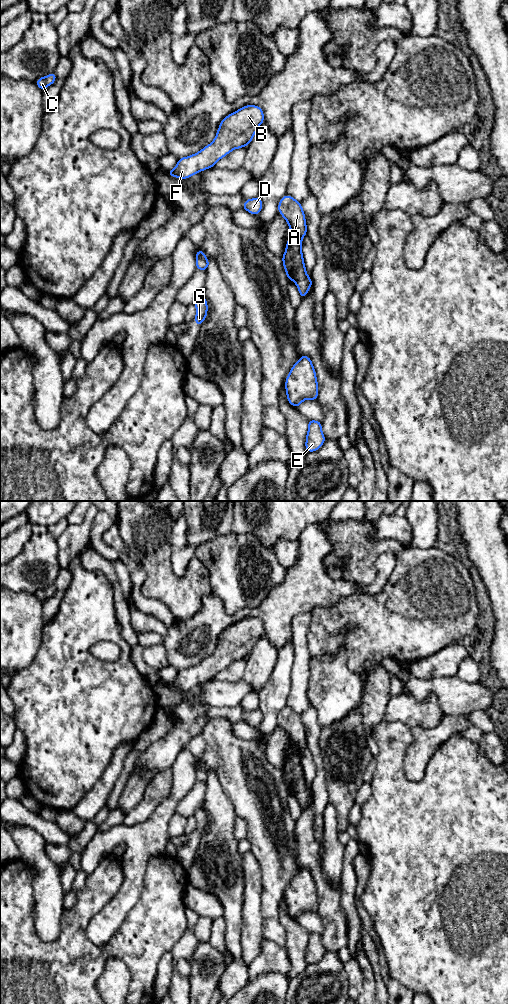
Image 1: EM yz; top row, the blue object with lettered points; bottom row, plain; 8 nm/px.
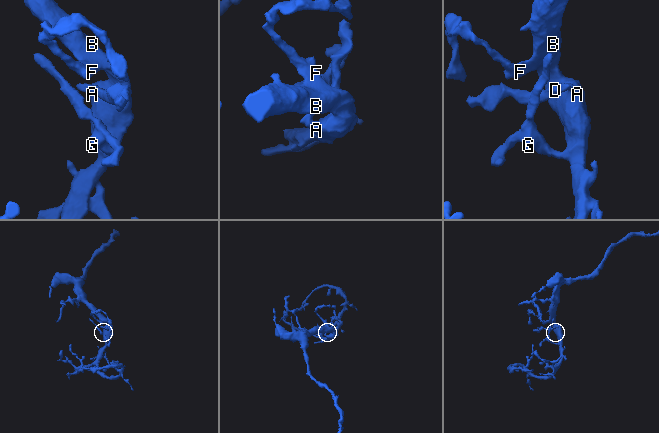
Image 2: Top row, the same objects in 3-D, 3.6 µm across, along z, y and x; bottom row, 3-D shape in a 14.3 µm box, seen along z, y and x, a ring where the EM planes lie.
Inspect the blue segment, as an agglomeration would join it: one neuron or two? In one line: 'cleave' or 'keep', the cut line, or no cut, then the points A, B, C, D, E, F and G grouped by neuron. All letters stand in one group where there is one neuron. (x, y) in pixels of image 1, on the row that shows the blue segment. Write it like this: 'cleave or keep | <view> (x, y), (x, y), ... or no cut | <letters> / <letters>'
keep | no cut | A B C D E F G

